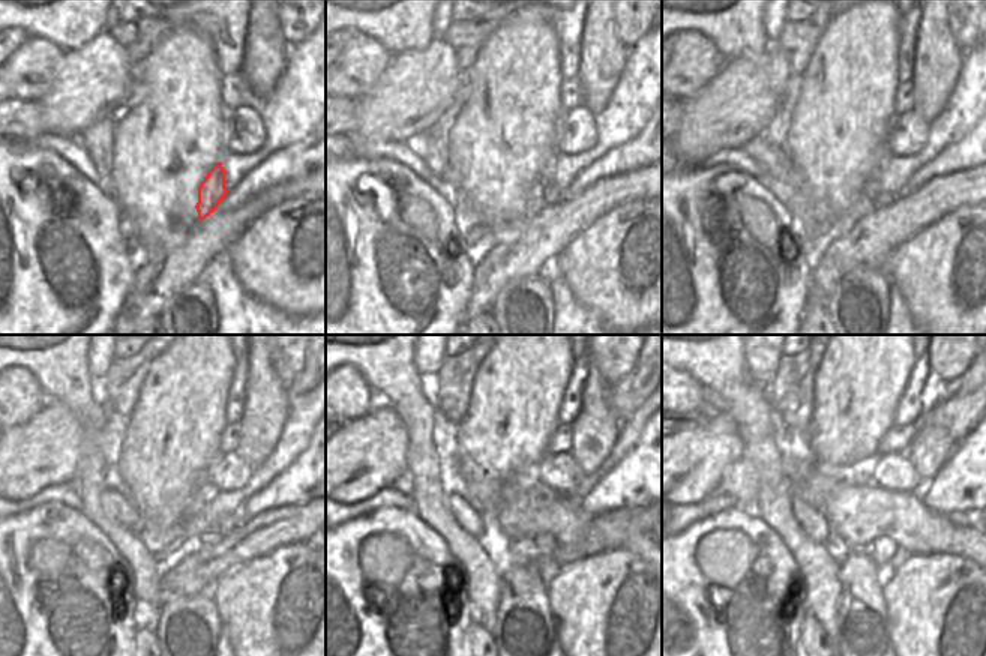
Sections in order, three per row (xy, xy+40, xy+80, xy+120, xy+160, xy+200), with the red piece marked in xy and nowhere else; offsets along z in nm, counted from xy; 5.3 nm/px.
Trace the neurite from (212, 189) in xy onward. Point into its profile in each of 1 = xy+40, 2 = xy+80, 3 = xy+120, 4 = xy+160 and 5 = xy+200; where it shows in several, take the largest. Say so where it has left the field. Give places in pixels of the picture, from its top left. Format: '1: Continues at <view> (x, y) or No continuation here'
1: Continues at xy+40 (544, 194)
2: Continues at xy+80 (881, 200)
3: Continues at xy+120 (209, 538)
4: Continues at xy+160 (544, 544)
5: Continues at xy+200 (884, 553).

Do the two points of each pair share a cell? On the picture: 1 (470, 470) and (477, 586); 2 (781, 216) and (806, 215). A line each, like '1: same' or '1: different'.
1: different
2: different

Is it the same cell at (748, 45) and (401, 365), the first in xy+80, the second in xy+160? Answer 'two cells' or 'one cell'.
one cell

